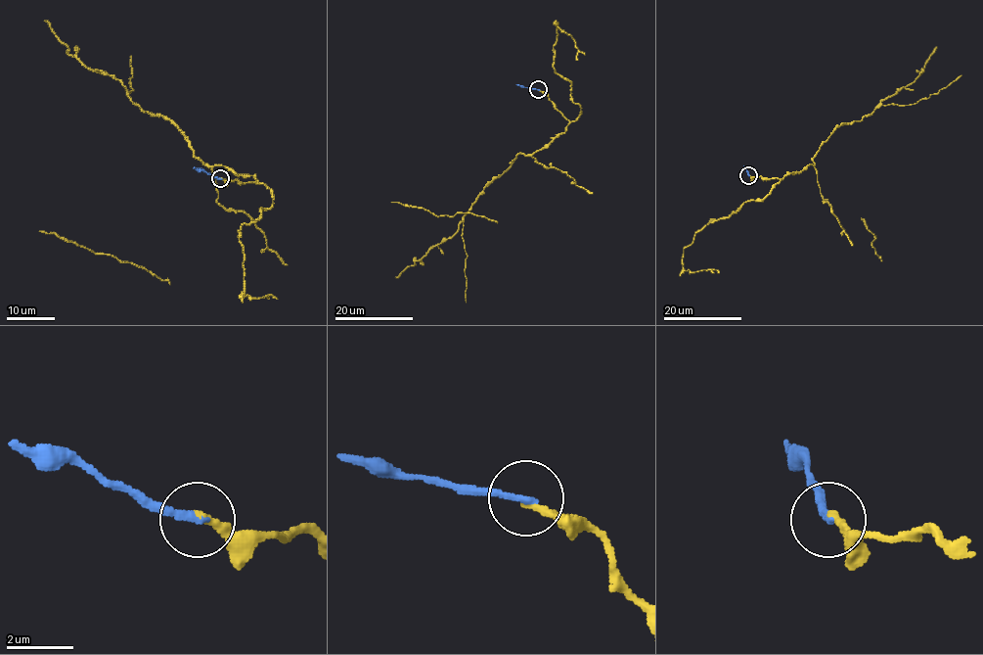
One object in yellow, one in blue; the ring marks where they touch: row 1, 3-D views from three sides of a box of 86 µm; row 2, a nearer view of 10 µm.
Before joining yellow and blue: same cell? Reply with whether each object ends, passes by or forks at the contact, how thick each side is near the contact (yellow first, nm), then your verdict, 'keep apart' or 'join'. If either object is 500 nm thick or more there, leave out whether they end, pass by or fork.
yellow ends there; blue ends there; 240 nm thick on the yellow side, 240 nm on the other; keep apart

